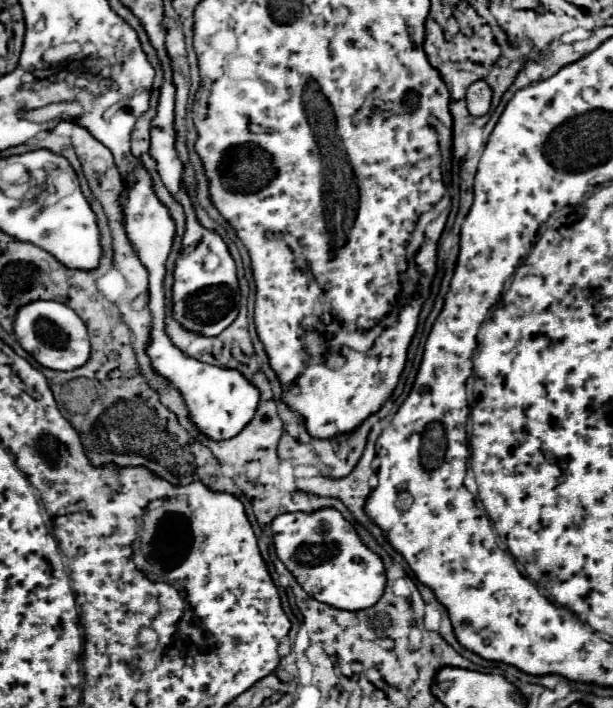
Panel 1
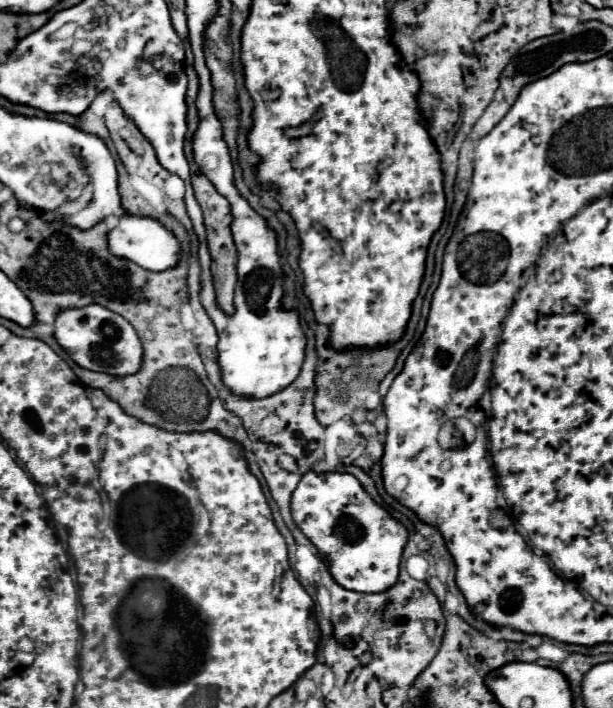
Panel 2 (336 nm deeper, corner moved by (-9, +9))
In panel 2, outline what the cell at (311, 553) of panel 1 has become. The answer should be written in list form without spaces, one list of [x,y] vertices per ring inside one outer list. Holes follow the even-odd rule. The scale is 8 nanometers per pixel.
[[[307,471],[291,499],[297,527],[325,557],[333,579],[351,591],[383,593],[397,583],[407,529],[377,505],[351,473]]]

